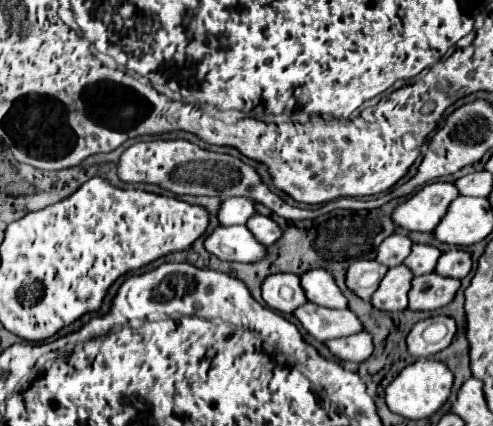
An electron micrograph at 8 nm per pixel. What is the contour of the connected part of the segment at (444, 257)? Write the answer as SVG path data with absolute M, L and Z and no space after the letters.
M453 248L445 254L441 254L437 260L437 266L435 266L435 272L439 276L449 276L449 278L457 278L457 280L465 278L469 274L469 270L471 270L471 256L461 248Z

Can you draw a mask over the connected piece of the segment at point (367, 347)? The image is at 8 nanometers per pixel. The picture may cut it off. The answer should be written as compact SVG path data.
M359 332L345 338L333 338L333 340L327 340L325 346L335 358L349 360L349 362L363 362L373 352L371 336L367 336L367 332Z

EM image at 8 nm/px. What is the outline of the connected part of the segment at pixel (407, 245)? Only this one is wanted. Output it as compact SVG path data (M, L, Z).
M393 234L389 238L385 238L379 248L377 248L377 256L375 260L387 268L393 268L393 266L399 266L411 252L411 240L407 236L399 236L399 234Z

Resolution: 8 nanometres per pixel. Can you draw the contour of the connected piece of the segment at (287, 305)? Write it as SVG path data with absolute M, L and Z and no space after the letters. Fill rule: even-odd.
M271 274L261 282L261 296L271 310L277 312L293 312L301 304L307 302L303 296L303 288L299 284L299 276L295 274Z

